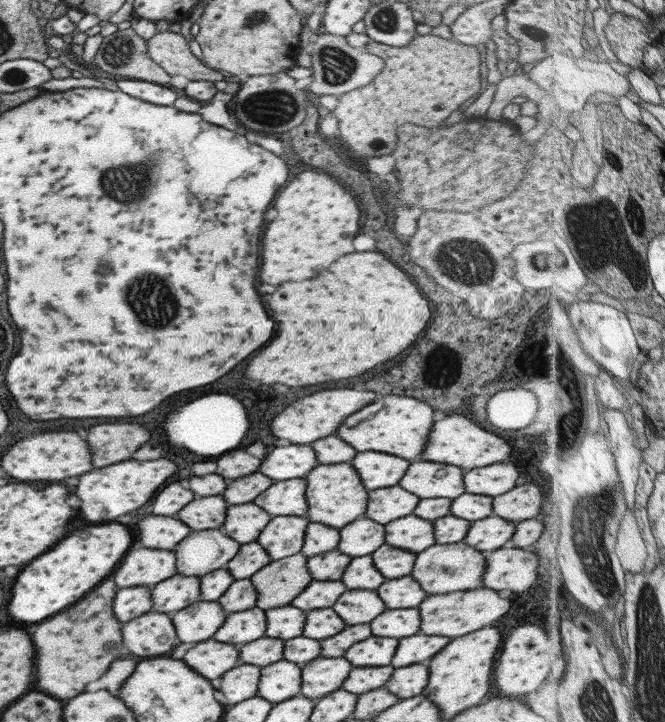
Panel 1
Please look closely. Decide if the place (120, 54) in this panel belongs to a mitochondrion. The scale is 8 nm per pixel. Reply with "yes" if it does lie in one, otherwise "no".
yes

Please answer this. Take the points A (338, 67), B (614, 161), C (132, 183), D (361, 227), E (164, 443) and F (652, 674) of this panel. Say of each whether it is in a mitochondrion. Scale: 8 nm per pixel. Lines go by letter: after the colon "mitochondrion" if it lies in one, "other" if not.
A: mitochondrion
B: other
C: mitochondrion
D: other
E: other
F: mitochondrion

